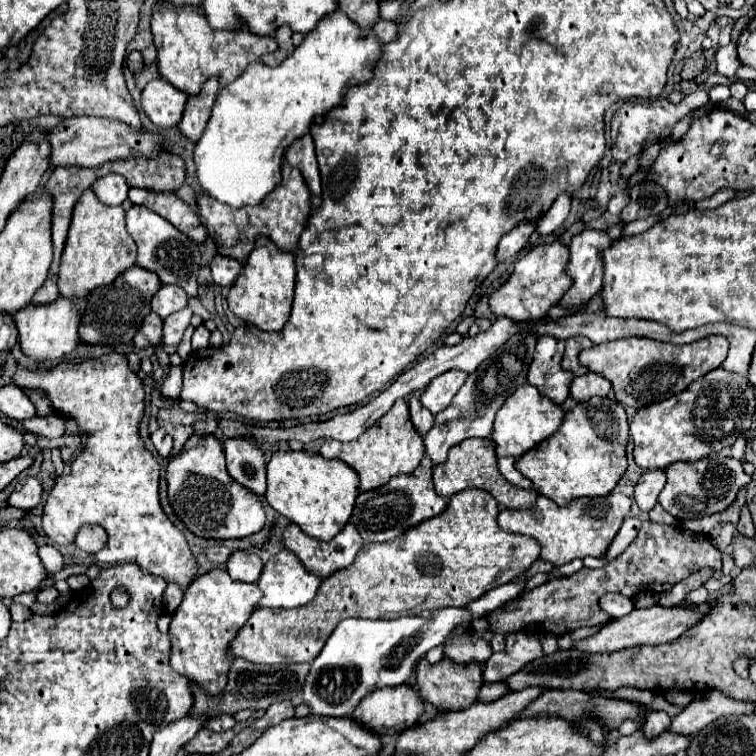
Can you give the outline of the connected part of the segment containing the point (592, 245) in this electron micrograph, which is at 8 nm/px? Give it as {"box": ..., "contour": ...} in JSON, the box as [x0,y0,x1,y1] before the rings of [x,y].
{"box":[559,228,615,312],"contour":[[[587,228],[581,234],[573,236],[569,244],[571,258],[567,268],[567,274],[573,278],[573,284],[559,300],[563,308],[571,308],[577,312],[599,292],[603,284],[603,258],[599,258],[599,254],[603,254],[603,250],[611,246],[611,242],[615,240],[607,232],[593,228]]]}

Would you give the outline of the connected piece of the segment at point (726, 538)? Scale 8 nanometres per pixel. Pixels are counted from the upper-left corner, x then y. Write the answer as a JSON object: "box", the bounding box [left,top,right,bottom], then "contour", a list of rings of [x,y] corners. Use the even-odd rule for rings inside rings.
{"box":[709,523,736,550],"contour":[[[725,523],[714,527],[709,533],[711,543],[719,550],[724,550],[729,546],[736,531],[736,525]]]}

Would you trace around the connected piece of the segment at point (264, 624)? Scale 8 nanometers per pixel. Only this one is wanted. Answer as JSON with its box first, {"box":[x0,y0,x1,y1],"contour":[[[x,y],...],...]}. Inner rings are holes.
{"box":[231,488,539,664],"contour":[[[469,488],[451,496],[447,508],[437,518],[419,522],[419,526],[405,530],[399,538],[391,542],[365,544],[347,570],[337,570],[331,578],[325,578],[321,582],[315,598],[307,606],[291,610],[255,608],[255,612],[239,630],[235,640],[231,640],[231,654],[235,658],[251,660],[255,664],[313,662],[325,646],[327,638],[331,636],[331,630],[335,630],[335,626],[345,618],[393,620],[409,612],[441,610],[447,606],[463,608],[469,602],[481,598],[491,588],[519,578],[539,558],[539,544],[535,542],[535,538],[501,530],[497,524],[497,506],[497,500],[479,488]]]}

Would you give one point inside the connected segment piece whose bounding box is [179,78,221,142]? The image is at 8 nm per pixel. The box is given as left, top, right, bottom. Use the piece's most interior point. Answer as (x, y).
(198, 109)

